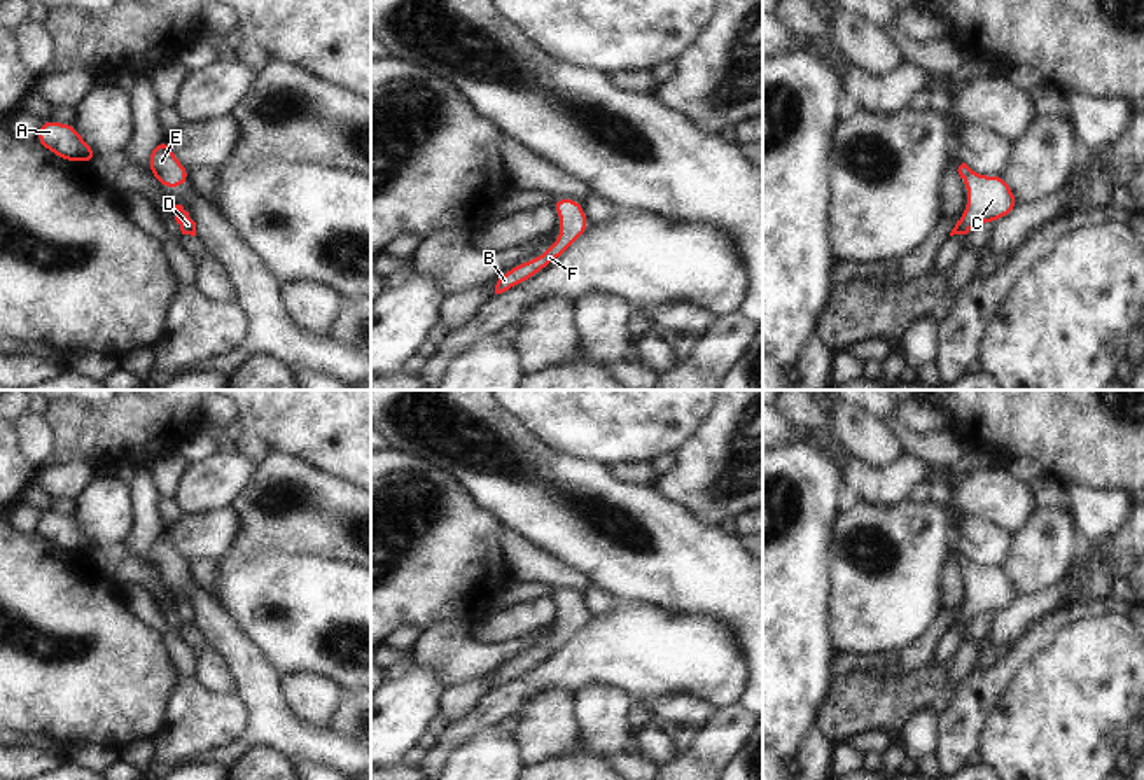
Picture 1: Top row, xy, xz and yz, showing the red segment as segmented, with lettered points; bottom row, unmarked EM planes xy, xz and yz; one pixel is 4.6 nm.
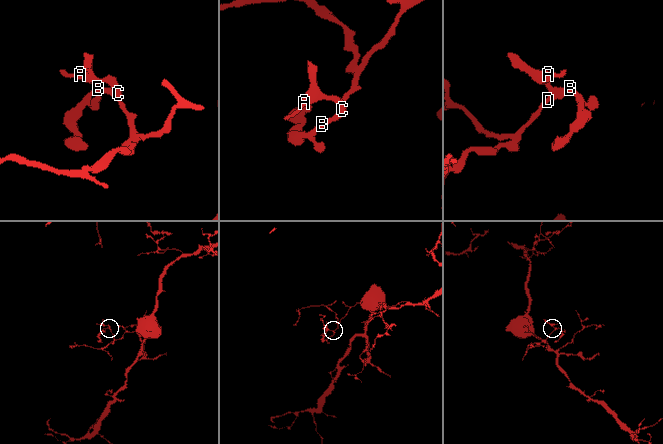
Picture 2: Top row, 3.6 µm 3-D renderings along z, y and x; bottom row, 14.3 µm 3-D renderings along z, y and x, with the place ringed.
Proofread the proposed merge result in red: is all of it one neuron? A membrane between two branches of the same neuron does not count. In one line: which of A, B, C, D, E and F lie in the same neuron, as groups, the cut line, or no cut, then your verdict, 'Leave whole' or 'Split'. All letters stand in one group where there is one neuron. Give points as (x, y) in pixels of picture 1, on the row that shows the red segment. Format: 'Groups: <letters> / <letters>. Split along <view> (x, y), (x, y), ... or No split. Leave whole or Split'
Groups: A B C D E F. No split. Leave whole

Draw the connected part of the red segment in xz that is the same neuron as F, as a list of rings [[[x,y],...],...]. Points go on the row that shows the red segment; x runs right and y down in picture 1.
[[[572,198],[551,199],[549,206],[553,206],[562,219],[558,240],[551,243],[542,255],[528,259],[527,262],[504,271],[495,285],[495,294],[502,294],[527,282],[528,278],[548,268],[551,262],[558,261],[560,255],[569,250],[574,241],[581,238],[589,227],[581,201],[575,201]]]

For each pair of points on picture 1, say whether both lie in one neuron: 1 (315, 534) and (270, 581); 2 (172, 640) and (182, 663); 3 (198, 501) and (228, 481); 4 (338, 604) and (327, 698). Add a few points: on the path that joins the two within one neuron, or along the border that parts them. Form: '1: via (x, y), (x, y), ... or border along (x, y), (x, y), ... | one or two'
1: border along (258, 548), (308, 553), (338, 562) | two
2: via (175, 646), (182, 658) | one
3: via (205, 494), (221, 481) | one
4: border along (289, 672), (317, 672), (347, 691) | two

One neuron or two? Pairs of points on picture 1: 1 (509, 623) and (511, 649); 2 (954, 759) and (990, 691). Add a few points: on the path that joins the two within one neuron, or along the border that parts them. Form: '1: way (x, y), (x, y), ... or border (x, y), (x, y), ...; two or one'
1: border (471, 630), (481, 642), (508, 642), (525, 635); two
2: way (959, 742), (961, 726), (975, 709); one

